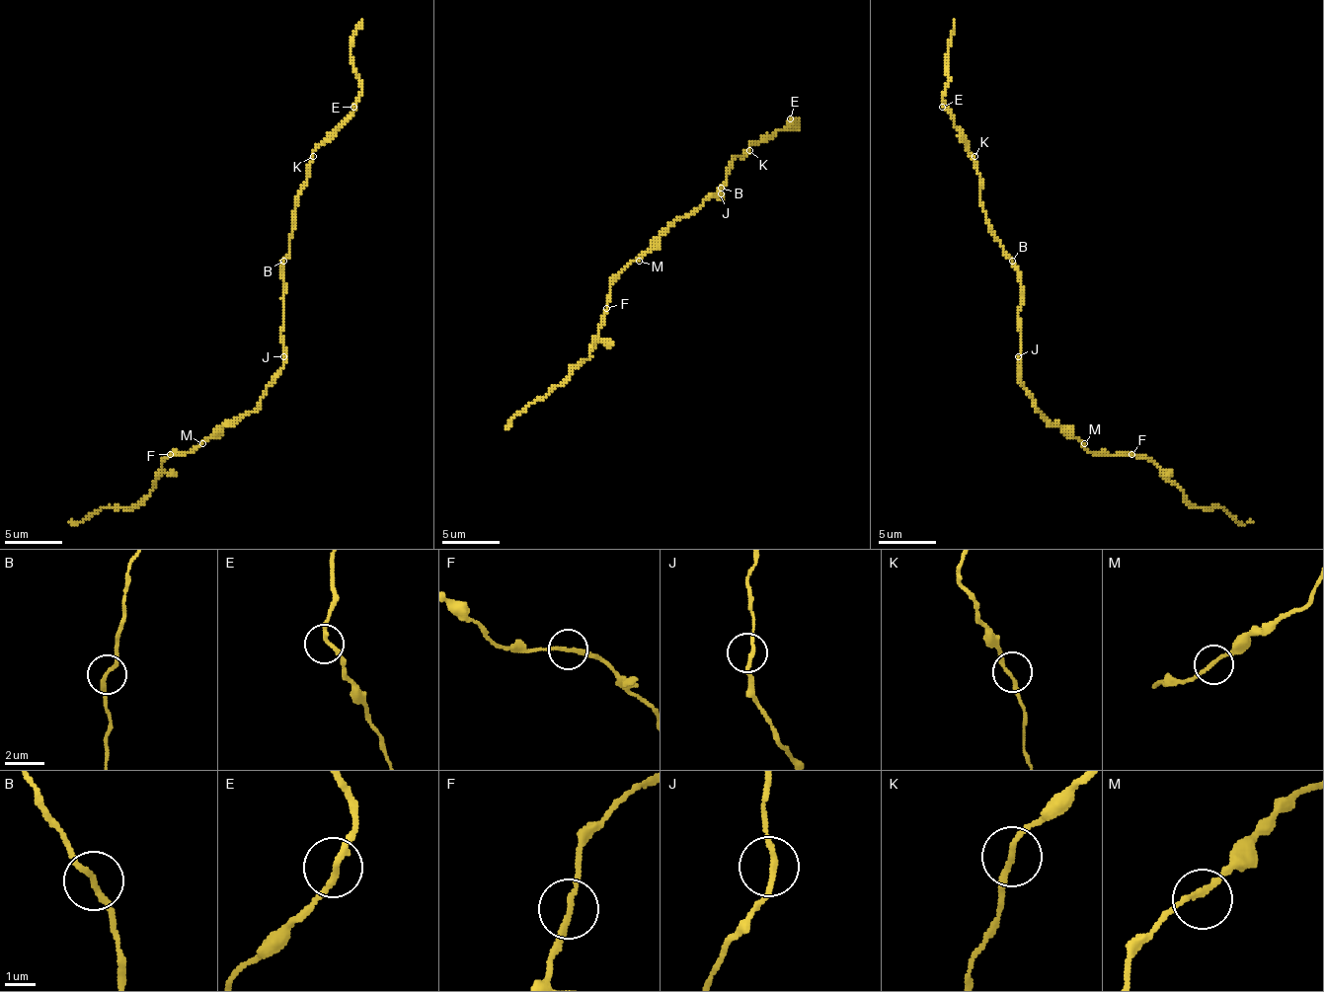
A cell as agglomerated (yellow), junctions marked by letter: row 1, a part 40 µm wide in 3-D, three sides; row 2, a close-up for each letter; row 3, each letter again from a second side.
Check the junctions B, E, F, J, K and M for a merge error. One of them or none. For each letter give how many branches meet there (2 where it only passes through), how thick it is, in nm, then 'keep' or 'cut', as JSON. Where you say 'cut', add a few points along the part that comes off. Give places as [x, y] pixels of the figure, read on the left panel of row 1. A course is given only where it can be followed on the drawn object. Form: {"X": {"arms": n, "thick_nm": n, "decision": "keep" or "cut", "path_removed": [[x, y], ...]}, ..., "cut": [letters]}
{"B": {"arms": 2, "thick_nm": 180, "decision": "keep"}, "E": {"arms": 2, "thick_nm": 190, "decision": "keep"}, "F": {"arms": 2, "thick_nm": 180, "decision": "keep"}, "J": {"arms": 2, "thick_nm": 170, "decision": "keep"}, "K": {"arms": 2, "thick_nm": 180, "decision": "keep"}, "M": {"arms": 2, "thick_nm": 170, "decision": "keep"}, "cut": []}

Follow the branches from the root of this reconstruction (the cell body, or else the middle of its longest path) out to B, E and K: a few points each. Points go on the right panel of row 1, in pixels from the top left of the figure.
B: (1021, 356), (1021, 328), (1018, 325), (1021, 284), (1012, 261)
E: (1021, 356), (1018, 269), (985, 217), (980, 199), (977, 162), (966, 144), (966, 135), (942, 107)
K: (1021, 356), (1018, 269), (985, 217), (974, 156)

